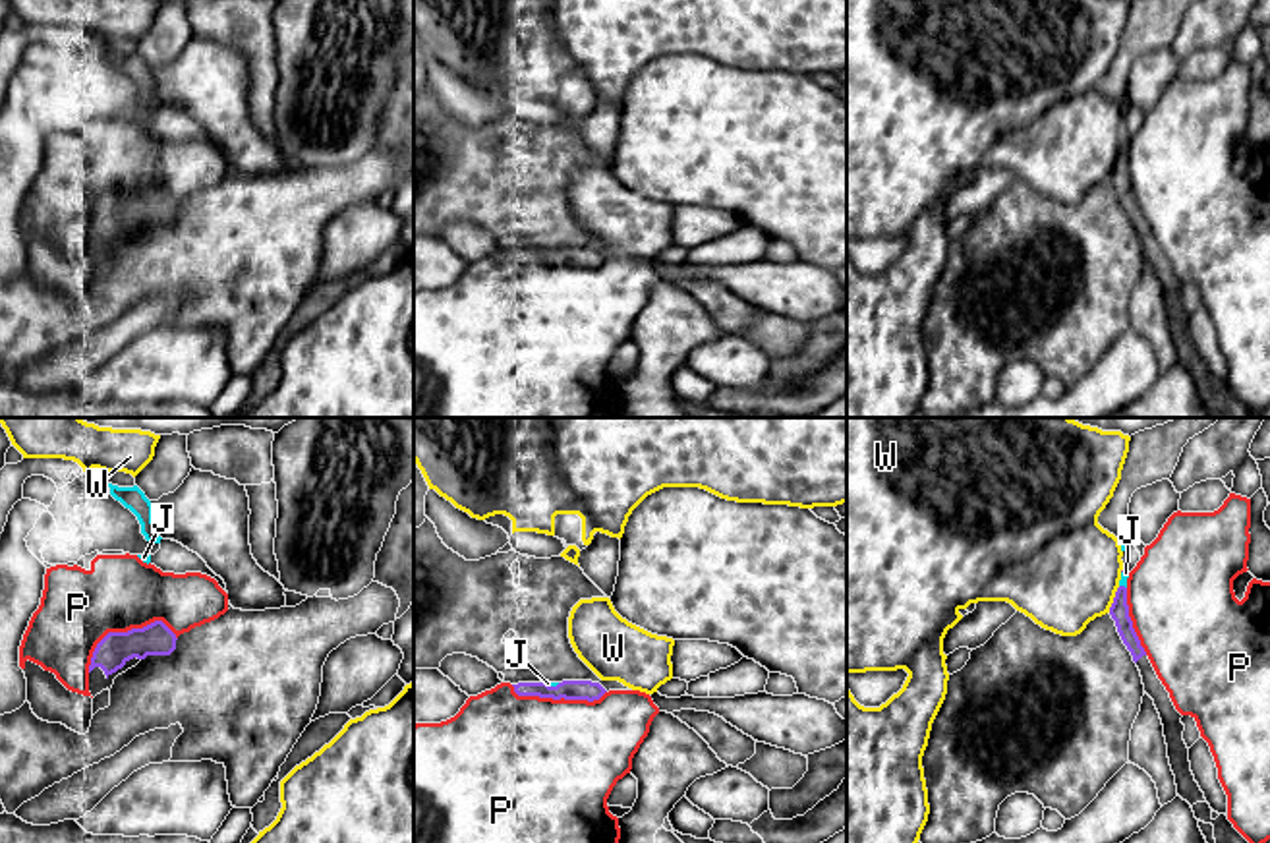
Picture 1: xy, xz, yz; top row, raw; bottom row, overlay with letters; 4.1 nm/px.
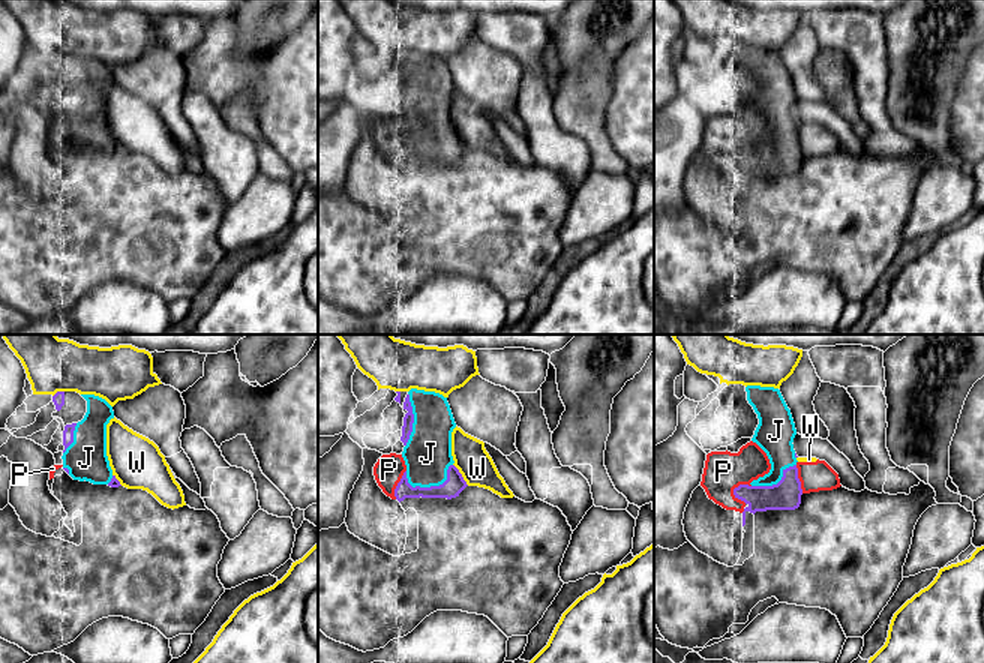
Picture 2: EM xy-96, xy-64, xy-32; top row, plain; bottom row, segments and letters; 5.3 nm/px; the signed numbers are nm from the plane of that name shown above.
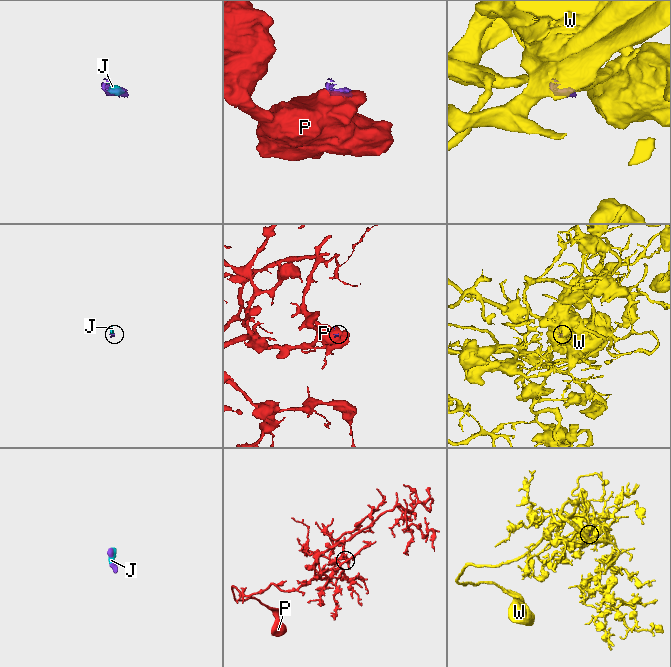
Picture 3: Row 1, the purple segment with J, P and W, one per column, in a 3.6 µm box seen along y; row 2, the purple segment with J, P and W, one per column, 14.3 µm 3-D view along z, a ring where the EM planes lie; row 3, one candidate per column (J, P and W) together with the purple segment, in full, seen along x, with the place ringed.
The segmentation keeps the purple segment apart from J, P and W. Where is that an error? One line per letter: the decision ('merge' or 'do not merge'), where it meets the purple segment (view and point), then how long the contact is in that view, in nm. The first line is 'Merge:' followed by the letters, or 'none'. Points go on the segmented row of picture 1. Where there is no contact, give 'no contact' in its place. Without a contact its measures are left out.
Merge: J
J: merge; meets purple in xz at (553, 687); contact 60 nm long
P: do not merge; meets purple in xy at (122, 633); contact 400 nm long
W: do not merge; meets purple in yz at (1114, 600); contact 120 nm long

